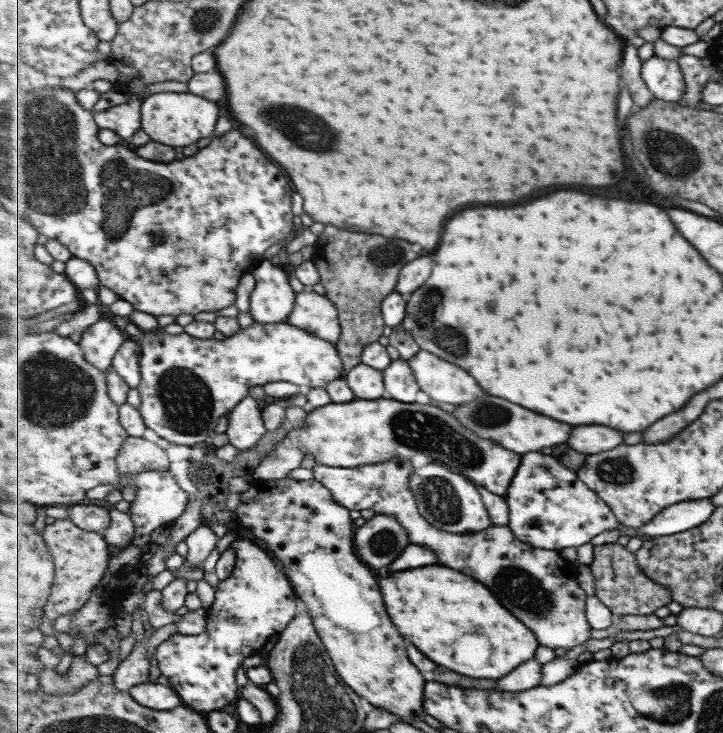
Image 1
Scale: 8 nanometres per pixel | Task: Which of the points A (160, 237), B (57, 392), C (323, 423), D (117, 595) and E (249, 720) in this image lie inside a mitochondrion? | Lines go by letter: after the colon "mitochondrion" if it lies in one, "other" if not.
A: mitochondrion
B: mitochondrion
C: other
D: other
E: other

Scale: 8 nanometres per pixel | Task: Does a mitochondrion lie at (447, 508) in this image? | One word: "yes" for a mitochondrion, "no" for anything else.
yes

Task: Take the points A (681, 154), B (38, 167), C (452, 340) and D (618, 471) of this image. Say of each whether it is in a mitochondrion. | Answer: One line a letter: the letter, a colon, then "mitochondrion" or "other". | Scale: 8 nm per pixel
A: mitochondrion
B: mitochondrion
C: mitochondrion
D: mitochondrion

